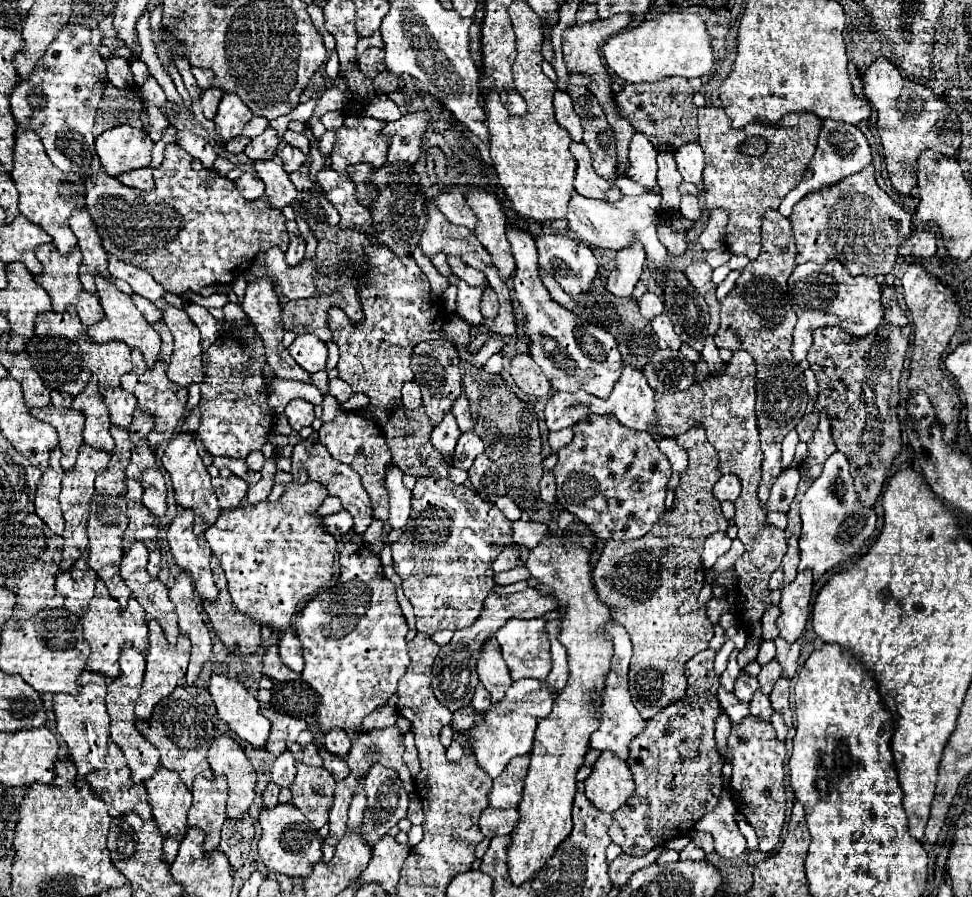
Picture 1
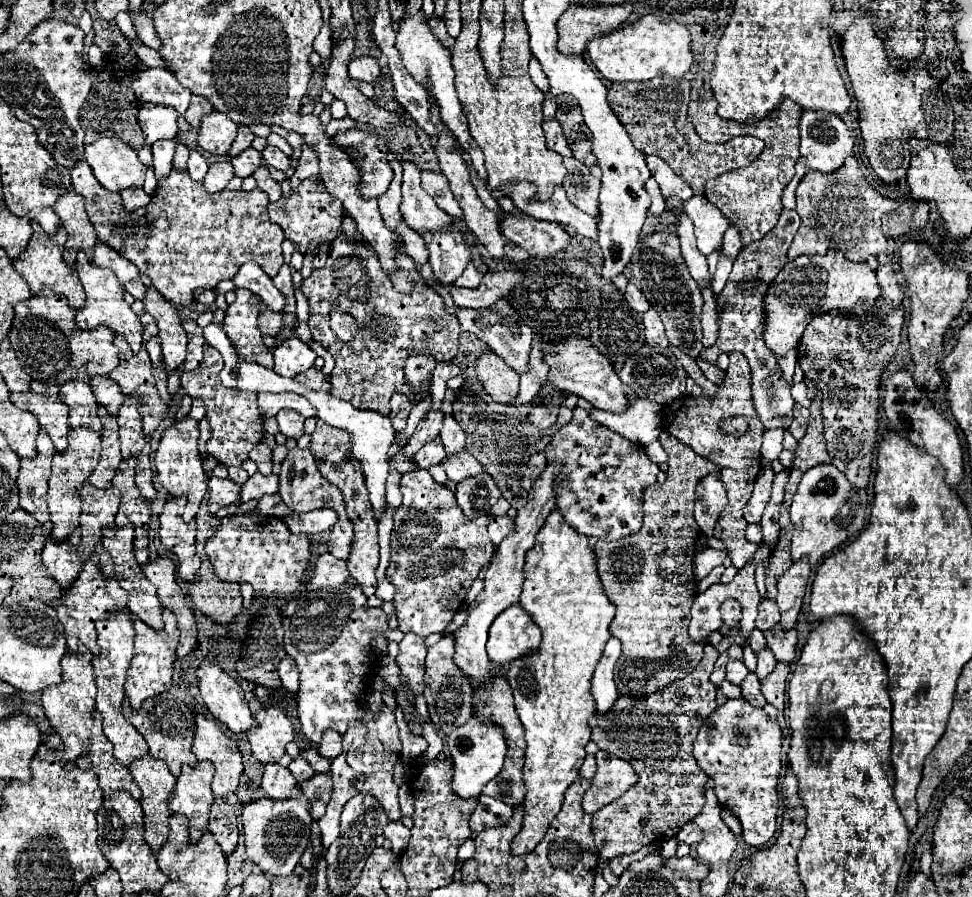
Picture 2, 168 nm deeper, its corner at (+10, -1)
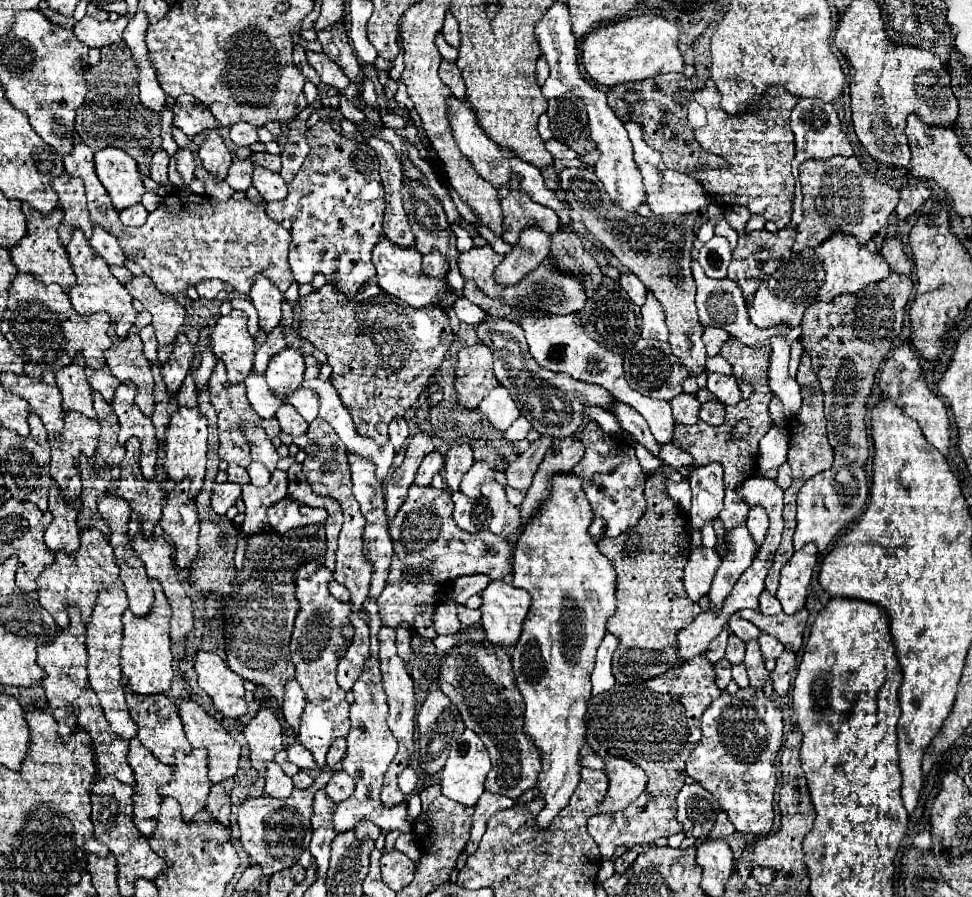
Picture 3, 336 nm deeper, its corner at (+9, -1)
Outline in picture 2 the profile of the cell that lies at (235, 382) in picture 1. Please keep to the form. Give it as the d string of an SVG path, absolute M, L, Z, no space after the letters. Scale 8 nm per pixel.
M205 344L203 362L198 369L180 371L180 383L182 383L182 389L192 399L204 399L206 403L206 417L212 427L212 437L206 445L206 451L226 467L230 465L240 467L248 459L248 453L254 449L254 445L258 445L264 437L264 429L262 429L264 417L258 411L256 393L228 389L222 385L219 373L223 365L224 361L220 353L212 346Z

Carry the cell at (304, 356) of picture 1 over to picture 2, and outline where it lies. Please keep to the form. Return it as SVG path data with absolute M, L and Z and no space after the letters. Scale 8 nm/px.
M298 337L286 339L280 347L272 351L272 355L274 355L274 371L282 377L292 377L292 379L302 371L310 369L316 359L316 353Z

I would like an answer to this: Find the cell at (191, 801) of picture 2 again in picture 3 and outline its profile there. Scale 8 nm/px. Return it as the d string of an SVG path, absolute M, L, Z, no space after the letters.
M193 749L189 755L185 755L183 751L177 751L175 755L175 767L173 767L173 779L169 783L165 783L165 787L161 787L161 795L163 797L173 797L181 803L181 815L185 823L191 823L193 815L205 809L205 801L211 789L211 781L209 781L209 763L207 763L207 751L205 749Z

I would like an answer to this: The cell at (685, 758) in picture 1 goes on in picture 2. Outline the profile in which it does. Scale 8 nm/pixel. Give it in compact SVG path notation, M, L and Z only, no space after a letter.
M704 645L704 657L698 663L698 667L688 673L684 679L678 679L670 683L668 687L646 695L646 697L628 697L620 695L616 703L612 705L612 711L608 715L592 715L590 729L592 729L592 741L604 749L610 755L616 755L624 761L628 761L640 781L628 789L620 799L612 801L610 805L602 807L592 815L592 831L594 831L594 843L598 849L600 859L610 861L624 853L634 853L644 845L650 843L662 843L664 839L676 837L682 825L692 821L704 807L704 783L708 777L704 771L696 765L696 759L692 757L692 743L698 735L698 729L702 727L704 719L716 709L716 685L710 681L710 673L714 669L714 663L718 659L718 653L712 645Z

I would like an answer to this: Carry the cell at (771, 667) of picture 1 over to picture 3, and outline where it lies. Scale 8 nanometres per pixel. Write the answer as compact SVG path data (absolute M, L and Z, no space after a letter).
M763 633L759 639L759 645L761 645L763 659L777 659L783 653L783 645L777 639L773 639L771 635Z

